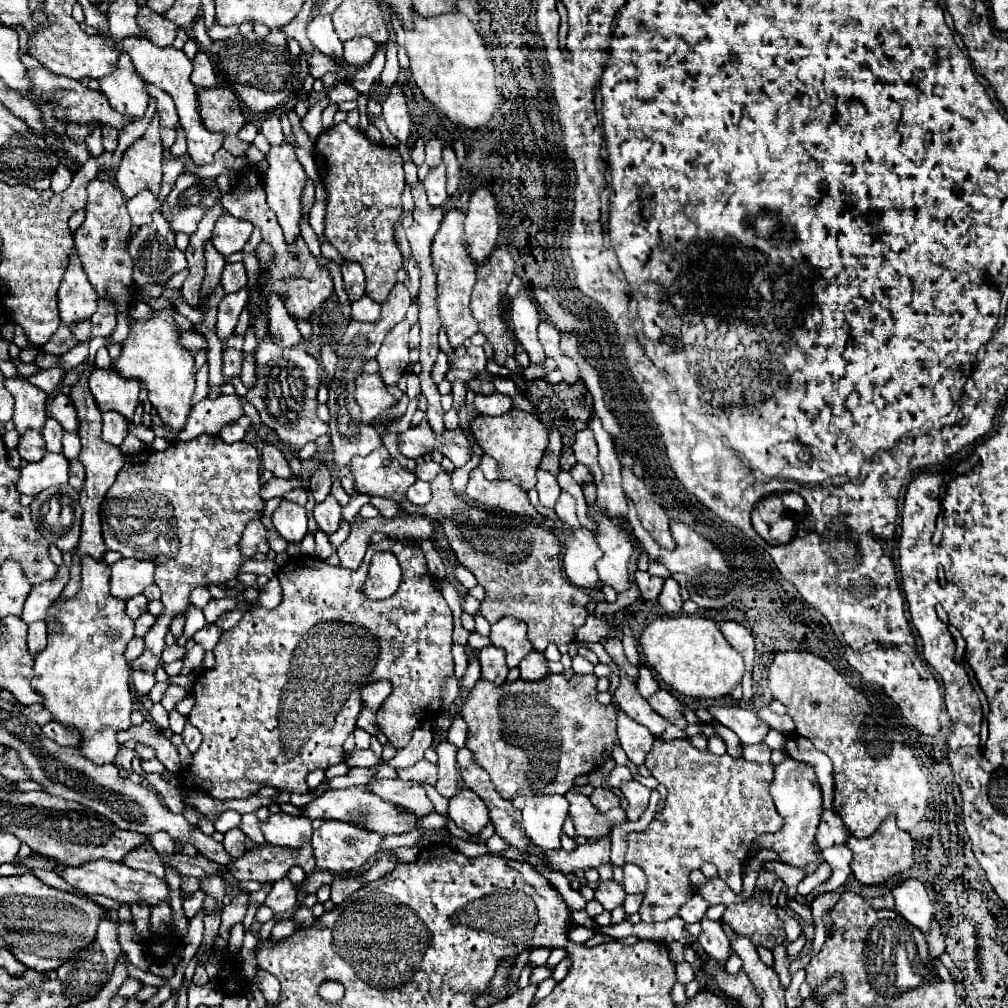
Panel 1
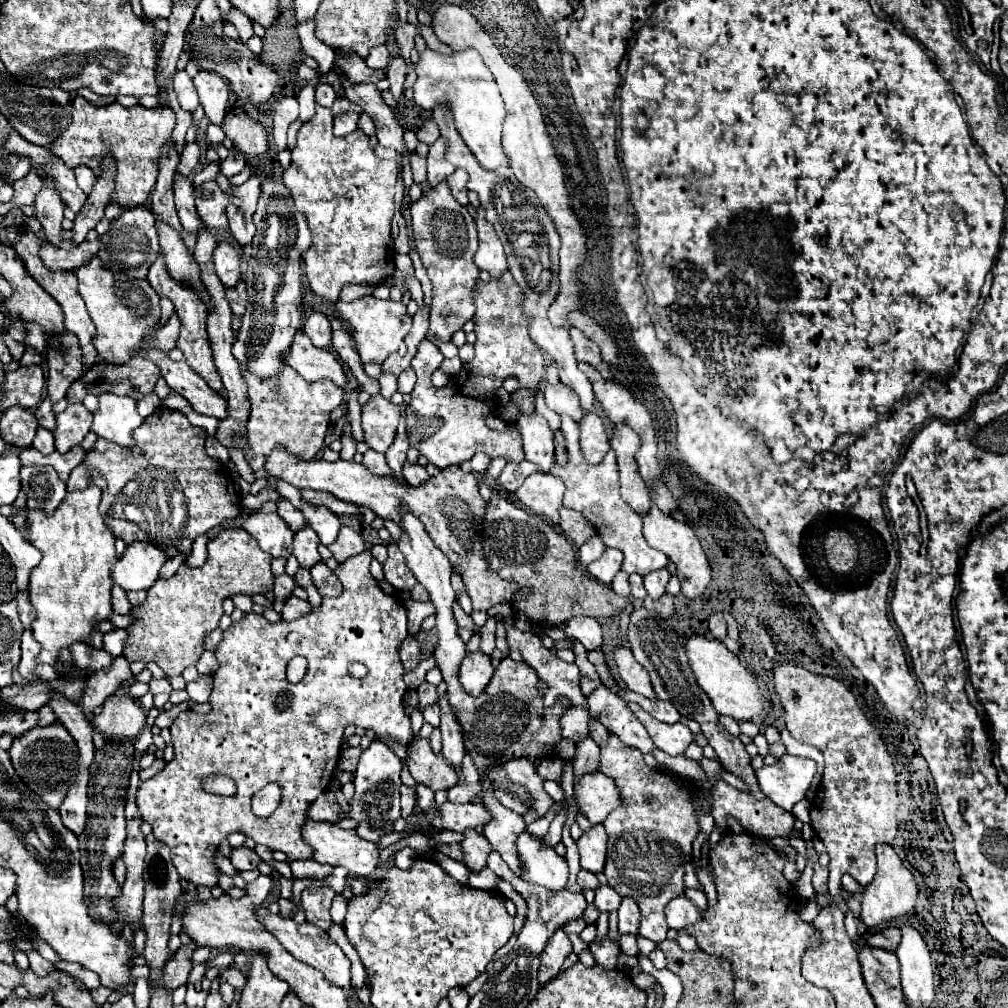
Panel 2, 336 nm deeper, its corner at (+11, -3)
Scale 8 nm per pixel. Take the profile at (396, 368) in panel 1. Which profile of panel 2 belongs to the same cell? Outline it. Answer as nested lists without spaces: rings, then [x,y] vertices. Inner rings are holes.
[[[364,296],[350,304],[338,300],[334,304],[334,310],[338,314],[338,320],[350,326],[350,334],[352,334],[352,340],[356,344],[362,364],[366,362],[382,364],[392,352],[400,348],[404,336],[410,332],[410,326],[412,326],[412,318],[406,314],[406,306],[402,302],[378,300],[374,296]]]

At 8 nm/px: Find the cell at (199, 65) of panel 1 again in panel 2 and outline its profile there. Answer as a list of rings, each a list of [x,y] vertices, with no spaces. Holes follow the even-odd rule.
[[[200,70],[194,76],[194,86],[198,90],[200,104],[204,106],[204,112],[210,124],[222,124],[222,118],[228,110],[228,98],[230,98],[226,80],[214,72]]]

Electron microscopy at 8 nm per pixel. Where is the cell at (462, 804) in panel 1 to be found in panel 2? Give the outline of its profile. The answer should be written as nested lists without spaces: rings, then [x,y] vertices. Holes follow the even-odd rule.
[[[468,830],[464,832],[464,840],[460,846],[464,852],[464,864],[468,866],[468,870],[480,872],[482,868],[486,868],[486,856],[492,850],[486,836],[478,834],[476,830]]]

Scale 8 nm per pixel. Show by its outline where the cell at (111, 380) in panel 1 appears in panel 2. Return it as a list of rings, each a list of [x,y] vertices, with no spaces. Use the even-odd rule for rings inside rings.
[[[104,392],[98,396],[98,402],[100,406],[94,412],[92,432],[120,446],[132,446],[132,430],[144,422],[136,412],[136,400]]]

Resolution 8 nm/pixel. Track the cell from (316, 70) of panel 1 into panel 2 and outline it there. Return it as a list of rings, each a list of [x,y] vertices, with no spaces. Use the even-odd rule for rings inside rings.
[[[336,52],[334,66],[342,70],[342,76],[344,76],[350,84],[362,84],[362,82],[372,82],[372,84],[376,84],[380,78],[386,76],[384,70],[372,70],[372,68],[368,68],[366,62],[364,62],[358,54],[340,56],[340,52]]]

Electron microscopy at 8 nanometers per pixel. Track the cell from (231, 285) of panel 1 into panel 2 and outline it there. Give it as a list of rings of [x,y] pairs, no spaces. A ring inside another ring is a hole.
[[[240,280],[234,288],[226,288],[226,300],[236,316],[242,316],[246,310],[246,284]]]

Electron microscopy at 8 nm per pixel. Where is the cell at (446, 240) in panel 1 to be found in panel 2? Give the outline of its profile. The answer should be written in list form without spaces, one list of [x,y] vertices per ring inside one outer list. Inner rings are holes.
[[[446,182],[432,188],[418,202],[412,204],[412,232],[416,250],[432,282],[432,310],[430,310],[430,332],[440,342],[450,342],[452,334],[462,328],[466,320],[474,316],[472,288],[480,274],[474,264],[474,254],[478,250],[478,236],[474,218],[468,214],[466,206],[458,204]]]

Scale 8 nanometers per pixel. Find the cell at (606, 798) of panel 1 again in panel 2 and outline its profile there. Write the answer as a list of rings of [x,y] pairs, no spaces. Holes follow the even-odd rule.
[[[594,824],[588,832],[584,832],[576,842],[580,850],[580,866],[594,874],[604,870],[606,842],[608,842],[608,834],[604,832],[602,824]]]

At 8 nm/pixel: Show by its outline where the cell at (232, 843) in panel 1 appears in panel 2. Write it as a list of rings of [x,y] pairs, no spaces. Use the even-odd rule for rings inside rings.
[[[240,846],[240,848],[232,848],[230,862],[232,862],[232,866],[236,870],[242,872],[242,870],[254,870],[258,866],[260,858],[258,858],[258,854],[254,850],[250,850],[246,846]]]

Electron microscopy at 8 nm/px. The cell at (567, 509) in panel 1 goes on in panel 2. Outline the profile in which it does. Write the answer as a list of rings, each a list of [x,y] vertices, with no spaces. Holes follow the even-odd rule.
[[[560,416],[562,420],[562,434],[566,438],[566,452],[568,452],[568,462],[564,466],[554,464],[550,468],[550,474],[560,478],[566,484],[566,494],[564,494],[564,506],[572,508],[580,514],[584,514],[586,520],[590,520],[596,526],[598,536],[602,536],[606,546],[618,548],[624,554],[624,564],[622,570],[632,574],[640,574],[646,576],[652,570],[664,568],[668,564],[668,558],[664,552],[654,550],[646,544],[644,536],[642,536],[642,518],[620,498],[618,490],[618,468],[616,468],[616,458],[614,452],[610,450],[598,466],[588,466],[580,454],[580,446],[578,446],[578,424],[570,420],[570,416]]]

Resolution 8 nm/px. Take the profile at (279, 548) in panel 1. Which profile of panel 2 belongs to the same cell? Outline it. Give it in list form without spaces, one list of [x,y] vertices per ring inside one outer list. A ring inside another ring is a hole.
[[[244,528],[224,530],[208,542],[208,560],[202,568],[190,568],[182,564],[170,580],[158,578],[148,590],[148,598],[142,606],[132,608],[136,622],[128,626],[128,642],[124,646],[124,658],[128,654],[140,654],[152,658],[166,676],[178,676],[186,666],[194,666],[204,652],[202,638],[218,626],[224,614],[222,602],[238,592],[264,594],[264,588],[272,590],[274,574],[270,570],[272,556],[244,532]]]

